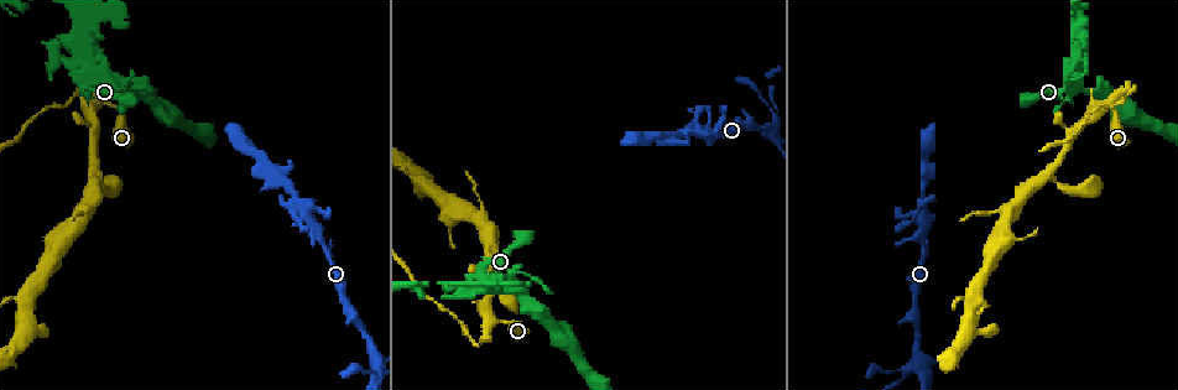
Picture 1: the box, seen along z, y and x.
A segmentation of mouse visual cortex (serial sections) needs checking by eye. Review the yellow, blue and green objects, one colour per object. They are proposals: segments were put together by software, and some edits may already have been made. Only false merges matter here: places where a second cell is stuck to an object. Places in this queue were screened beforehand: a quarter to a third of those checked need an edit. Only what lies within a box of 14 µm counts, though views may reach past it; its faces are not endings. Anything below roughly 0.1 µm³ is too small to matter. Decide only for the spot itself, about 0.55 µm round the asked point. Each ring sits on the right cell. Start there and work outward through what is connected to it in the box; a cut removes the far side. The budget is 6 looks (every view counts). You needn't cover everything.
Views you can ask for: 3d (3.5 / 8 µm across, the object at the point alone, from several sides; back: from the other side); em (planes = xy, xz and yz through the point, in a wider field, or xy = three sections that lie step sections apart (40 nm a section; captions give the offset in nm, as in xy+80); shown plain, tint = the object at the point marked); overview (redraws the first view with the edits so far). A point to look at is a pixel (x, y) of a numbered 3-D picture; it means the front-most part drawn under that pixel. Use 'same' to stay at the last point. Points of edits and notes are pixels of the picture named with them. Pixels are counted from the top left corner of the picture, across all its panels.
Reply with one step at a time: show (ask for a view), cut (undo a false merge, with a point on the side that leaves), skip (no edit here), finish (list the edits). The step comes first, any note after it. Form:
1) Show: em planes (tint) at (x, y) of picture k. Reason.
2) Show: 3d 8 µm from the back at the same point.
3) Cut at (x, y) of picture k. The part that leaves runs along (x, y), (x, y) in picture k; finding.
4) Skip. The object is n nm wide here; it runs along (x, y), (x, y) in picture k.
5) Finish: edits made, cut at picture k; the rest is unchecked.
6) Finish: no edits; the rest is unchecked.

Show: em xy step 1 (tint) at (103, 65) of picture 1. Closes a loop.

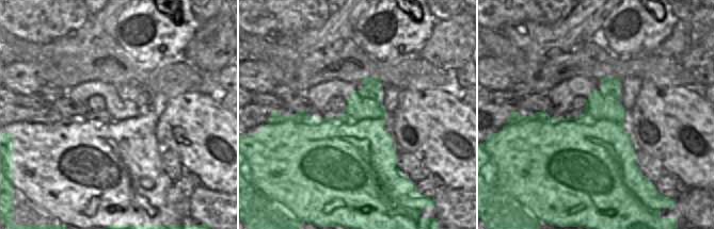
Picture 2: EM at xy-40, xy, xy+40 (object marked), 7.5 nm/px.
Show: 3d 3.5 µm at the same point. Wider look.

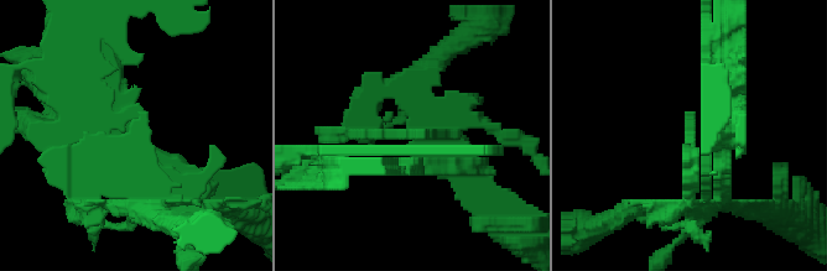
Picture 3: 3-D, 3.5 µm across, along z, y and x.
Cut at (107, 93) of picture 3. The object is 550 nm wide here; the part that leaves runs along (721, 167), (727, 125), (721, 72) in picture 3; a second cell is stuck on.

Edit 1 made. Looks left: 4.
Show: overview.

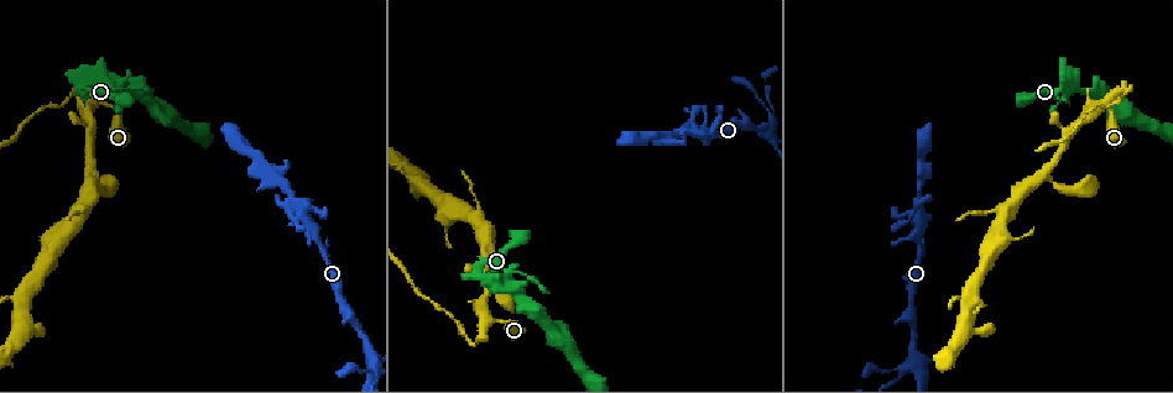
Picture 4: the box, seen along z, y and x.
Show: 3d 8 µm at (1128, 91) of picture 4. Thick turns thin.

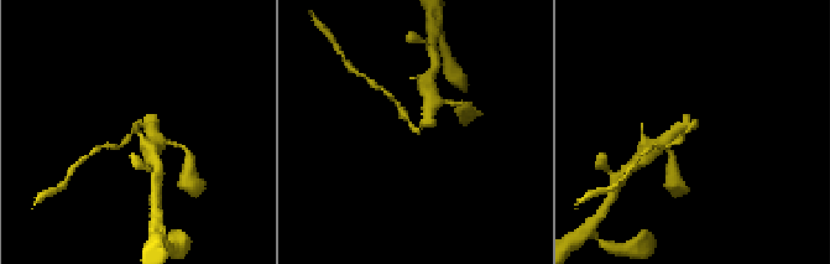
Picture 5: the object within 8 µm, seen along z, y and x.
Show: em xy step 3 (tint) at (694, 126) of picture 5.

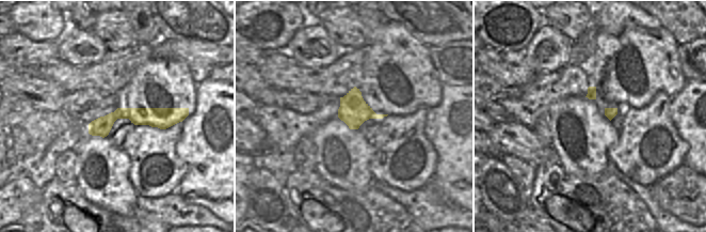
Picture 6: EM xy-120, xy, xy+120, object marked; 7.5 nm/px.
Cut at (403, 114) of picture 5. The arms are 150, 350 nm wide; the part that leaves runs along (418, 128), (400, 113), (390, 94) in picture 5; a second cell is stuck on.

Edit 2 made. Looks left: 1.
Finish: edits made, cut at picture 3, cut at picture 5; the rest is unchecked.

